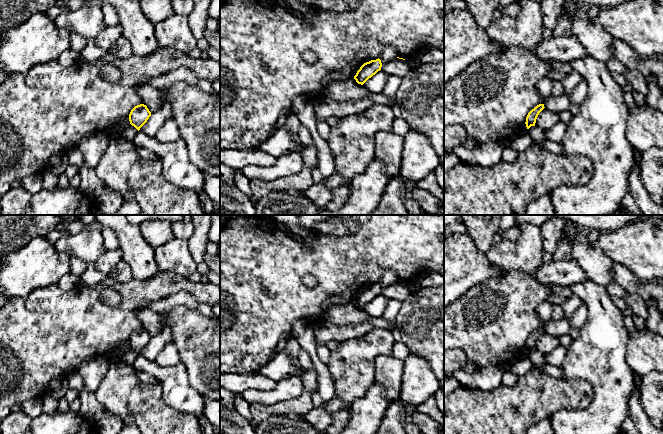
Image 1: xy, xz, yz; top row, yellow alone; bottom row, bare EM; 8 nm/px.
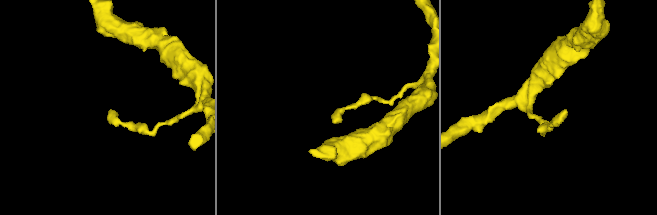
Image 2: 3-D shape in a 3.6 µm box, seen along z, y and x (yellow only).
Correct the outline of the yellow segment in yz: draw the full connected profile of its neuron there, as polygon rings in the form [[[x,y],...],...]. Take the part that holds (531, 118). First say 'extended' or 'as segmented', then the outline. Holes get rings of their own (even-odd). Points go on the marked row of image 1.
as segmented; [[[539,104],[537,105],[534,109],[532,109],[527,117],[526,117],[526,127],[527,129],[529,129],[531,126],[535,126],[535,123],[536,123],[536,119],[539,115],[539,113],[544,109],[544,104]]]

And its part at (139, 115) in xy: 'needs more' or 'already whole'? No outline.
already whole

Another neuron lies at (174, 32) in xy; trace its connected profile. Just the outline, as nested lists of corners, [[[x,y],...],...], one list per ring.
[[[174,14],[154,24],[154,32],[159,45],[164,48],[188,54],[197,46],[197,39],[189,28],[187,16]]]

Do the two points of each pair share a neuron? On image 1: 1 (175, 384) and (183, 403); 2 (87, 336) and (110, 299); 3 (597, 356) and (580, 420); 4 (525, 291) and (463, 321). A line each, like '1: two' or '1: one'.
1: one
2: two
3: one
4: one

